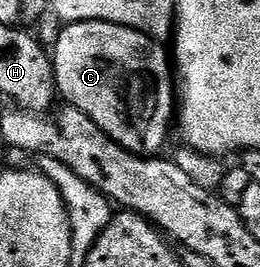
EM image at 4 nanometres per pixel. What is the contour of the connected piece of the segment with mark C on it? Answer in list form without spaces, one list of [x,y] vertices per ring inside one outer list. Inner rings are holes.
[[[106,21],[67,24],[51,52],[57,92],[65,104],[86,113],[122,149],[159,156],[168,139],[168,126],[174,123],[174,71],[164,50],[141,31],[122,25]]]

